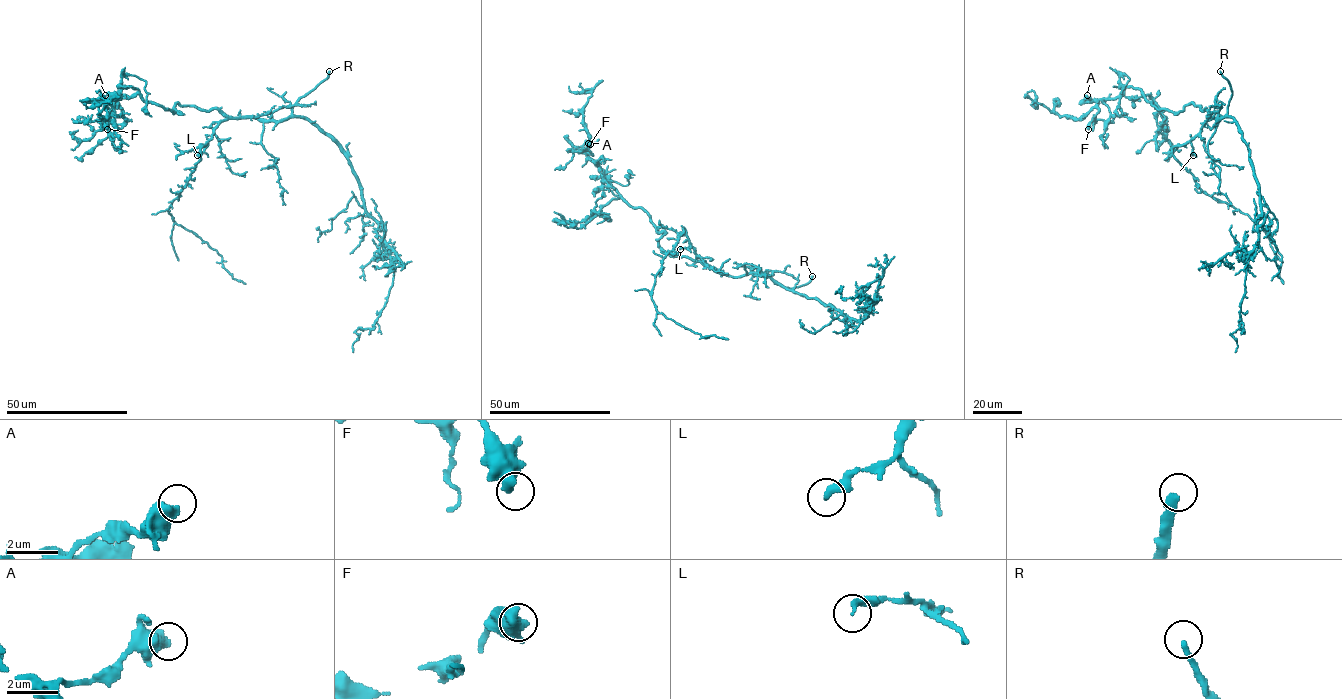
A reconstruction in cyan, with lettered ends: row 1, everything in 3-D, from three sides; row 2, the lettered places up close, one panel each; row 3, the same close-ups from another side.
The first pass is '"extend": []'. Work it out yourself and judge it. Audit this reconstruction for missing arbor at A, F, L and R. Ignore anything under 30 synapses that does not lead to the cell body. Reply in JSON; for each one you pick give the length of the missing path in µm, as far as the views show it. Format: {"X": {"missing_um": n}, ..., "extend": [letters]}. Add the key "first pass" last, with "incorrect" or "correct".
{"extend": [], "first pass": "correct"}

